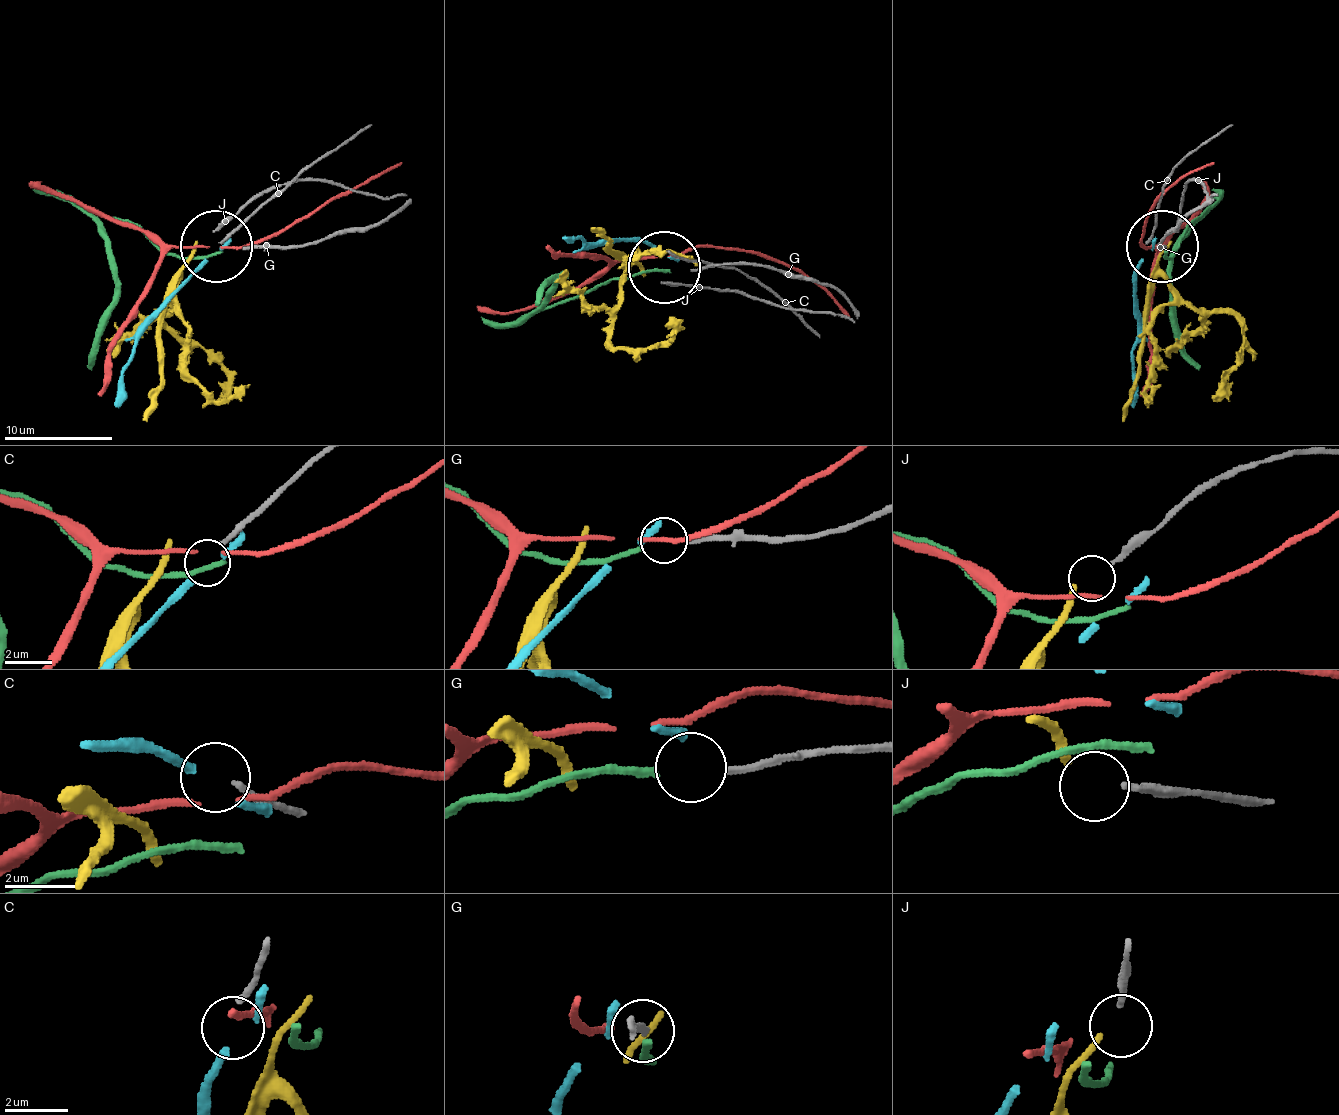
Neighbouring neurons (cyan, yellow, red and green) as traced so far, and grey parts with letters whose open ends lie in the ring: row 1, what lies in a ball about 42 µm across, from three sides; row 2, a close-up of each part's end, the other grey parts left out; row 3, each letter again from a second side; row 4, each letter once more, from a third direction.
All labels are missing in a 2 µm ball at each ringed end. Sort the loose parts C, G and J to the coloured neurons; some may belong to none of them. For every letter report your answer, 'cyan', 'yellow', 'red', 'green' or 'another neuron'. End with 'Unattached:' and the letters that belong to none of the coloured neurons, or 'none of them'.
C: another neuron
G: green
J: yellow
Unattached: C

